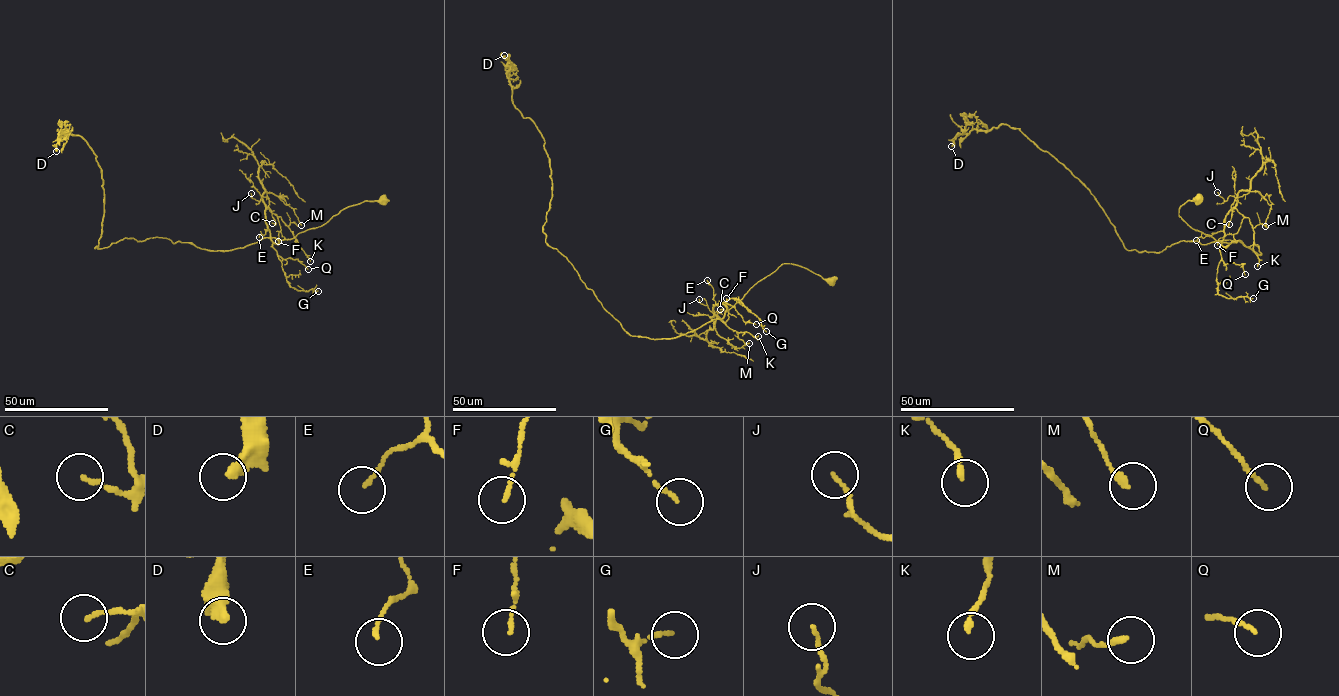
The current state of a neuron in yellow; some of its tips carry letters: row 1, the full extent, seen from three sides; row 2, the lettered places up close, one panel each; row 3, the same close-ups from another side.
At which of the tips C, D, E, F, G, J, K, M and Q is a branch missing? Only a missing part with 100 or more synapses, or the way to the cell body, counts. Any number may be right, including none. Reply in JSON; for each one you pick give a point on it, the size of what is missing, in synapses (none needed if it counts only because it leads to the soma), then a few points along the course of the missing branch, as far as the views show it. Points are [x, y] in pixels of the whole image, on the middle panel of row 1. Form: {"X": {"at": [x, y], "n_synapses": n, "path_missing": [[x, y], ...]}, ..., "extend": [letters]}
{"extend": []}

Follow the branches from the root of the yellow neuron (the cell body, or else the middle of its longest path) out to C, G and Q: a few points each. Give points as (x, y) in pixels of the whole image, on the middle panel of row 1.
C: (831, 282), (783, 263), (728, 310), (721, 303), (714, 305), (710, 317), (715, 328), (720, 309)
G: (831, 282), (803, 267), (783, 263), (758, 281), (728, 310), (720, 301), (738, 299), (758, 318), (766, 331)
Q: (831, 282), (803, 267), (783, 263), (758, 281), (728, 310), (720, 301), (732, 306), (745, 322), (756, 324)

